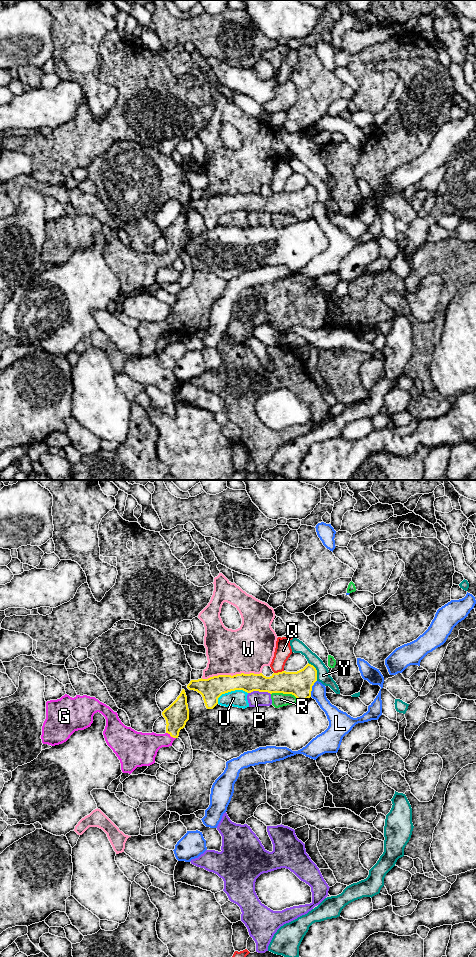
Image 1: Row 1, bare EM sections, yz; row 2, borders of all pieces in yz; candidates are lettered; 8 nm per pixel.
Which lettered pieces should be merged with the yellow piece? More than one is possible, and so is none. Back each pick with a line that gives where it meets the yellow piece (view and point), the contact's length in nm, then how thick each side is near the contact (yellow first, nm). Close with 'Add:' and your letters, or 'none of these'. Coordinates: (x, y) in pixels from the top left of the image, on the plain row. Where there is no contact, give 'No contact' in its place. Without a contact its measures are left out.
G: Touches yellow at yz (171, 256). Shared border 90 nm. Thickness 190 nm (yellow) against 240 nm
Add: G

